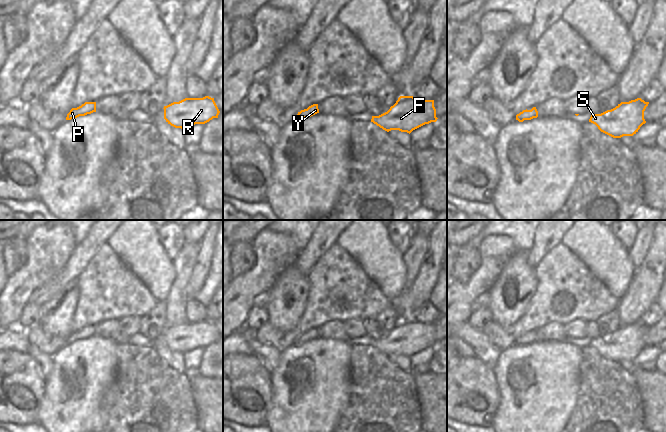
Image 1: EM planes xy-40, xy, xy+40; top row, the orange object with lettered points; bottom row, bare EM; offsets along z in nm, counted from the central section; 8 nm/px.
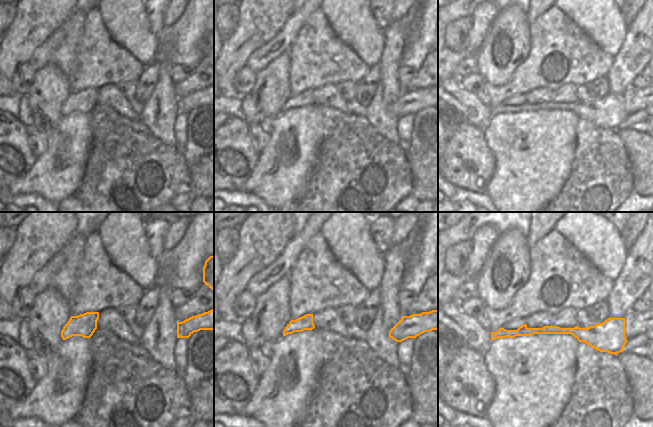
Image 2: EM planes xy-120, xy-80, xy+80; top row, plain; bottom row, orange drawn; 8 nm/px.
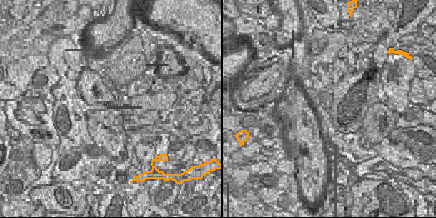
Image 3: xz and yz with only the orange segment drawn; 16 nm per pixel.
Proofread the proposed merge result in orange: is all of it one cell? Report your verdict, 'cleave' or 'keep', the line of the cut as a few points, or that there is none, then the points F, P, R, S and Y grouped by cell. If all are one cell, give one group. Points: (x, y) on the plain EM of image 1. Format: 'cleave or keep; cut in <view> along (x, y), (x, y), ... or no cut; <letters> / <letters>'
cleave; cut in xy+40 along (516, 341), (523, 344); F R S / P Y

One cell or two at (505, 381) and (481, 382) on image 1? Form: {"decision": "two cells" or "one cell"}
{"decision": "two cells"}

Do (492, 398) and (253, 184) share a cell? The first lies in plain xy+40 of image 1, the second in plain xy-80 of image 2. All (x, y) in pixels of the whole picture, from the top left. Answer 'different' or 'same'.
different

